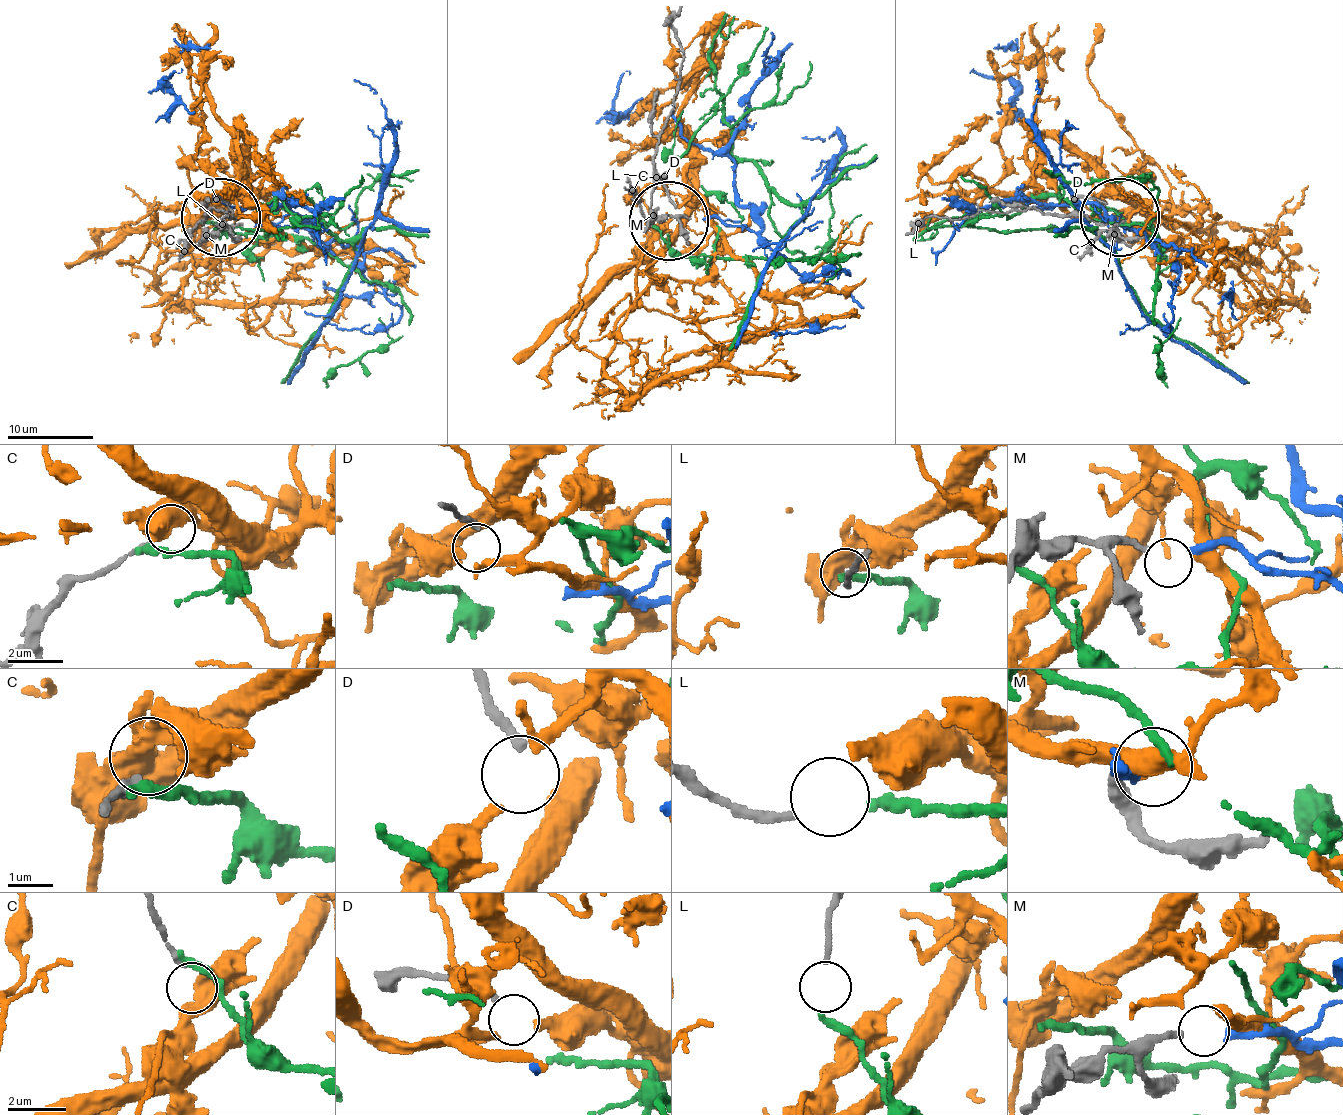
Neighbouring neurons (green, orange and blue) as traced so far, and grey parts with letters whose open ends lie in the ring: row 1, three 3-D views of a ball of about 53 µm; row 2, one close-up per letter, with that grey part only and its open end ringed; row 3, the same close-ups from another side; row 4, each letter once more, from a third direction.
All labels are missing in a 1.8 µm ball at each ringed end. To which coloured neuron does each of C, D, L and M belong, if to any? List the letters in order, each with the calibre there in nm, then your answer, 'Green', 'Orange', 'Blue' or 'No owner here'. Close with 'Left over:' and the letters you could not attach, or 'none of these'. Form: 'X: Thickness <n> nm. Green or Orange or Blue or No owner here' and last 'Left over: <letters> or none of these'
C: Thickness 200 nm. Orange
D: Thickness 190 nm. No owner here
L: Thickness 180 nm. Green
M: Thickness 190 nm. Blue
Left over: D

